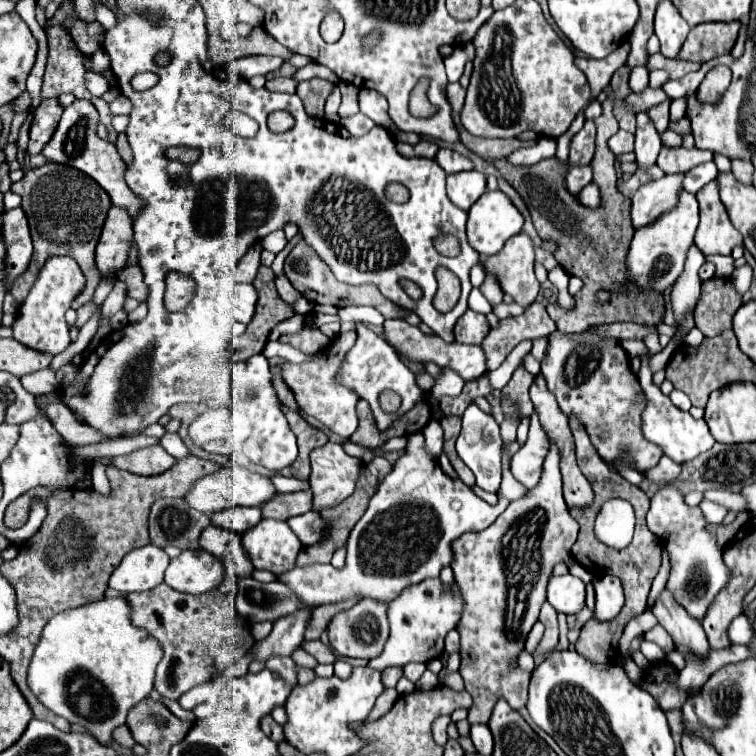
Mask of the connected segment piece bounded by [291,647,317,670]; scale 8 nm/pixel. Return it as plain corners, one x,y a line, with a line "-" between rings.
302,647
297,650
297,652
293,652
293,656
291,656
295,664
297,666
303,666
303,668
309,668
309,670
313,670
315,666
317,666
317,660
311,656
311,654
307,653
303,650

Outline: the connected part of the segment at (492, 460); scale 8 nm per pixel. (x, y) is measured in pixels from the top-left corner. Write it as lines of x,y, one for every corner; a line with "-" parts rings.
469,404
463,414
463,430
457,440
459,458
471,468
477,478
477,486
485,492
497,492
501,484
501,436
499,424
493,416
485,414
477,404

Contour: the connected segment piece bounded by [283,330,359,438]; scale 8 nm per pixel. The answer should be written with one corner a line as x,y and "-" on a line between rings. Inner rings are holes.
349,330
349,332
341,332
325,350
321,350
315,360
305,362
305,364
291,364
285,362
283,364
283,380
287,382
287,386
293,390
299,408
317,418
321,424
329,426
335,434
349,438
355,430
357,430
357,414
355,414
355,404
357,404
357,396
355,392
347,392
345,388
341,388
341,384
335,382
335,372
341,364
341,356
345,356
345,352
349,348
353,348
357,340
357,332

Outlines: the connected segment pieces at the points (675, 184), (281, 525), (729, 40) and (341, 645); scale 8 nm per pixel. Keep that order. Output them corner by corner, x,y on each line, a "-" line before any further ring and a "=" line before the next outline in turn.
685,174
663,176
661,180
643,184
635,192
631,208
631,218
635,228
643,228
657,222
665,212
677,206
677,198
683,190
683,176
=
261,520
243,534
243,546
257,570
269,570
275,576
293,570
297,554
303,548
287,522
279,520
=
709,22
691,28
677,60
691,60
691,62
707,62
711,58
729,54
741,22
=
361,600
353,608
339,612
331,620
327,632
329,632
329,638
333,640
335,652
339,656
371,660
381,654
381,650
389,638
389,622
387,622
387,618
379,618
379,602
377,600

